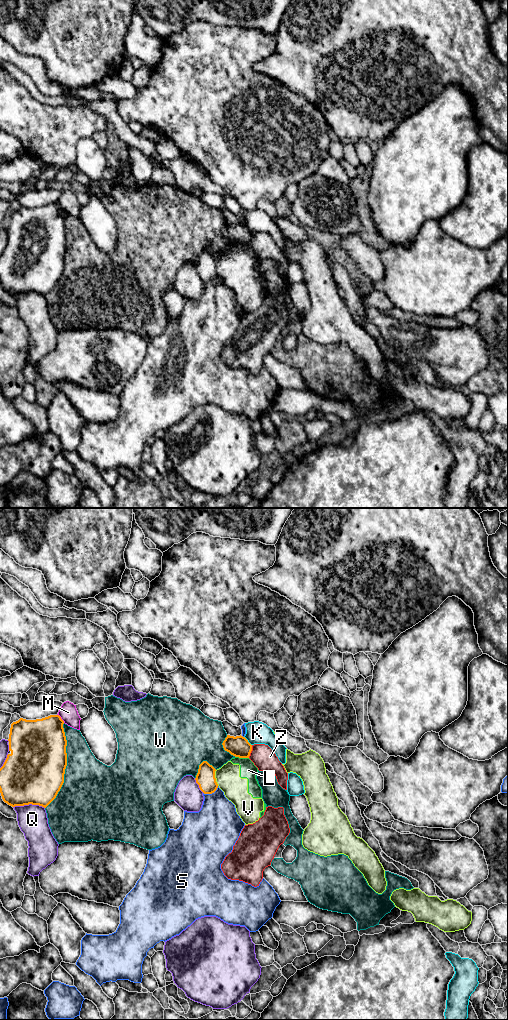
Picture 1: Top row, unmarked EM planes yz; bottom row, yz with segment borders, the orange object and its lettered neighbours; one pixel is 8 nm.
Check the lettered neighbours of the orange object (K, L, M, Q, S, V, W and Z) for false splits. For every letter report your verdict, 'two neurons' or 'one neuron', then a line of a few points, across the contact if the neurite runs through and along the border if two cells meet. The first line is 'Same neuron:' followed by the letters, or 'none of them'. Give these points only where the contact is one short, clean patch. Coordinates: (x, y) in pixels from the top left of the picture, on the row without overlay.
Same neuron: none of them
K: two neurons
L: two neurons; line yz (235, 244), (248, 246)
M: two neurons
Q: two neurons
S: two neurons
V: two neurons; line yz (215, 258), (215, 269), (218, 273)
W: two neurons
Z: two neurons; line yz (252, 233), (252, 238), (248, 245)

